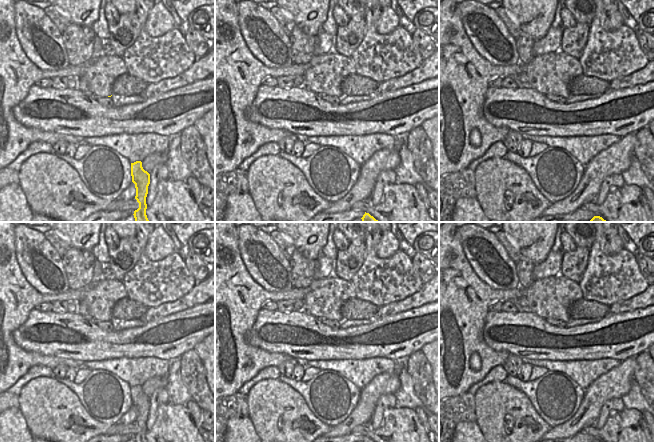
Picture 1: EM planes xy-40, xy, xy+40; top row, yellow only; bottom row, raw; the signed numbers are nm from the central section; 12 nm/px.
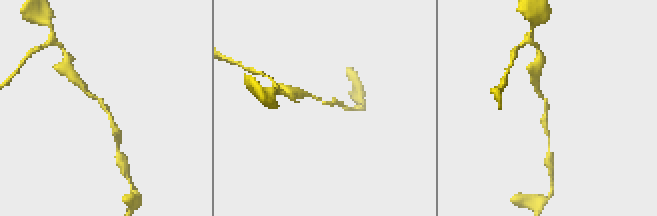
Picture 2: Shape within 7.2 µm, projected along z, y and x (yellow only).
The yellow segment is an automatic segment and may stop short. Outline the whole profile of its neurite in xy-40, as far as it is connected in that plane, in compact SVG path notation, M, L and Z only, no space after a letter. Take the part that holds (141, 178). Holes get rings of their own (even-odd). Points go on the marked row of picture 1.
M136 161L131 163L131 176L136 188L135 199L139 203L139 208L133 214L135 222L149 222L146 215L146 197L150 184L150 174L143 169L141 161Z

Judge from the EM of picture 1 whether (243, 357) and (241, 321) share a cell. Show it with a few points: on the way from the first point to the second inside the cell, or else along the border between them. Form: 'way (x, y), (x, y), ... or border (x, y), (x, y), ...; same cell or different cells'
way (239, 348), (239, 330); same cell

